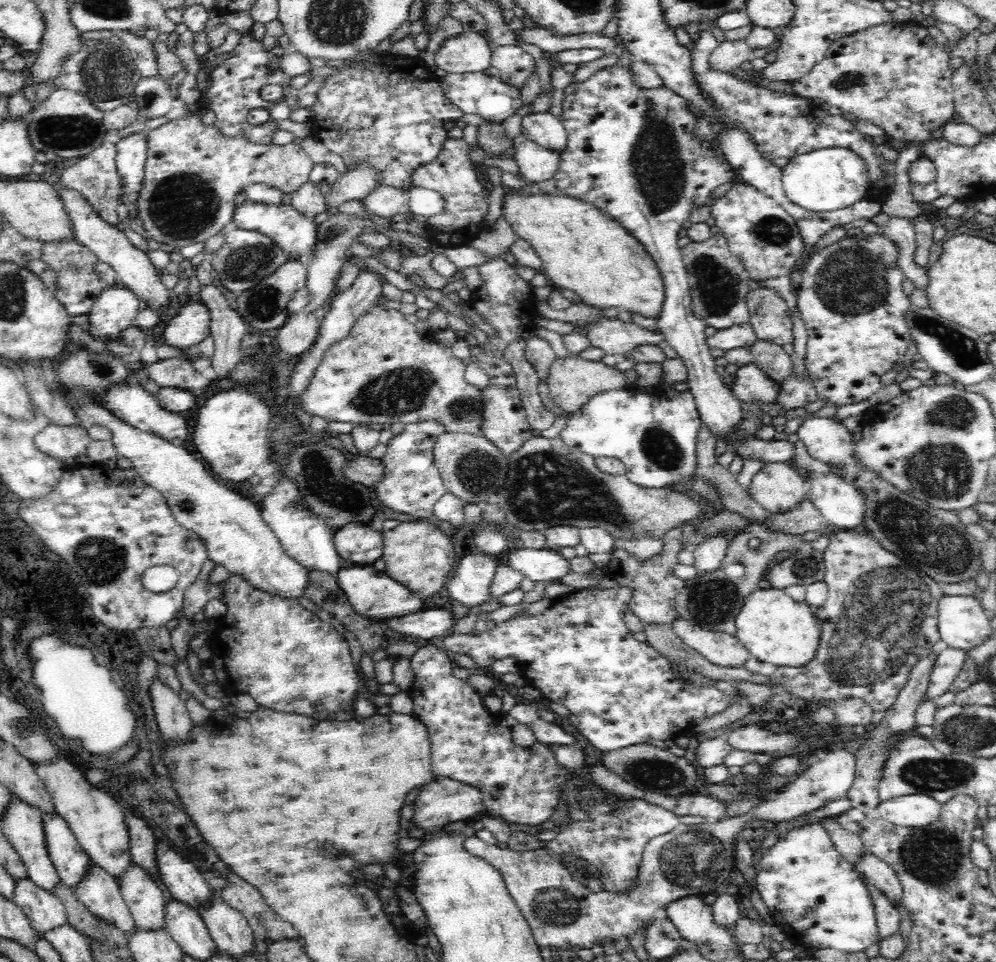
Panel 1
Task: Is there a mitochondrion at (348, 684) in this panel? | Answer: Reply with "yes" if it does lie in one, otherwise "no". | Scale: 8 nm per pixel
no

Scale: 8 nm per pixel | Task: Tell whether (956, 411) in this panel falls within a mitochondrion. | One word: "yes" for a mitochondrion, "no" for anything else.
yes

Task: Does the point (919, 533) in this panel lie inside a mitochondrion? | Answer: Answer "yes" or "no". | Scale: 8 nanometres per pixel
yes

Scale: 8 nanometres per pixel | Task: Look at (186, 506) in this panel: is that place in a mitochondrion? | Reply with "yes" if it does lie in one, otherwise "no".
no

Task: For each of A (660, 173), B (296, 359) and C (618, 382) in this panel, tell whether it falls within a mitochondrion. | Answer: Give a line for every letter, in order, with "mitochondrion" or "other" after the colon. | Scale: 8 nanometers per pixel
A: mitochondrion
B: other
C: other

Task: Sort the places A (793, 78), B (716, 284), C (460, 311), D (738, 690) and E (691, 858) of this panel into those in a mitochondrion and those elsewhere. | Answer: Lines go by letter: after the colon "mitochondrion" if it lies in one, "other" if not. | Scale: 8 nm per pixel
A: other
B: mitochondrion
C: other
D: other
E: mitochondrion

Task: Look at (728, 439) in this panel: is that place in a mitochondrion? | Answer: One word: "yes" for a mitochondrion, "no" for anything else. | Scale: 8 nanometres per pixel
no

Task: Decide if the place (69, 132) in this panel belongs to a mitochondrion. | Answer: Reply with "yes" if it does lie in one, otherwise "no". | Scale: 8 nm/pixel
yes

